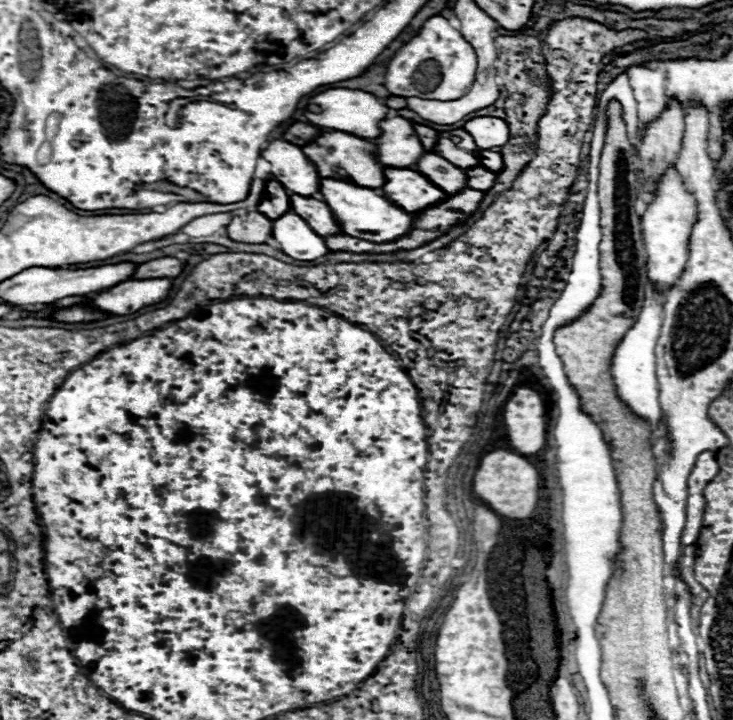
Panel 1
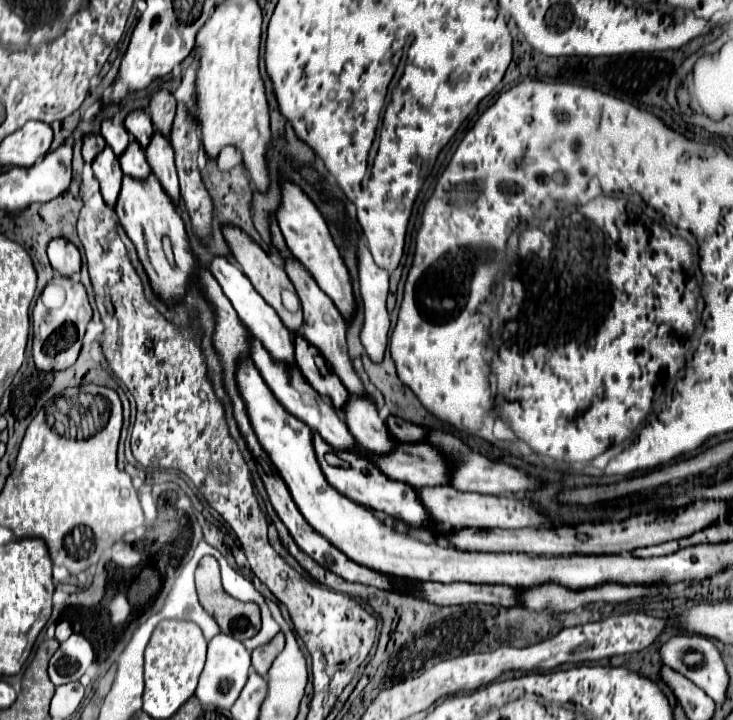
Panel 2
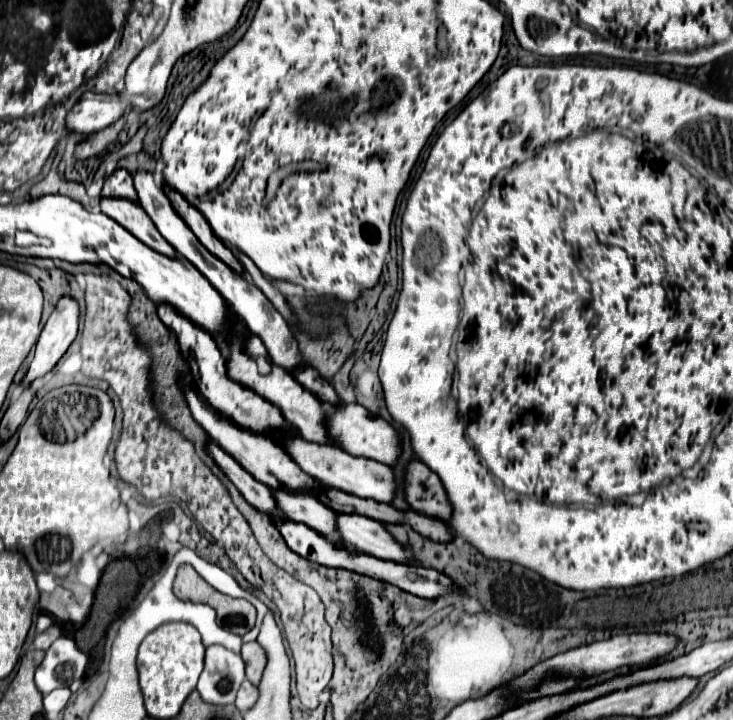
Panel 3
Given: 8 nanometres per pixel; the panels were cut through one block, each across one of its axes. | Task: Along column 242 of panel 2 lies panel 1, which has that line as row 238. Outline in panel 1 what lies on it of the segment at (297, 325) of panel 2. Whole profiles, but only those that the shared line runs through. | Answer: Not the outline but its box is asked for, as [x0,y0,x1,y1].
[228,212,272,244]

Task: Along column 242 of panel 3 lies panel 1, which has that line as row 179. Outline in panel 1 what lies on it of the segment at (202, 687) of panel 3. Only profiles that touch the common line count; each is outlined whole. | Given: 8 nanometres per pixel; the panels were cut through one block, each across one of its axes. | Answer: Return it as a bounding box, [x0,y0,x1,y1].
[642,170,696,288]

